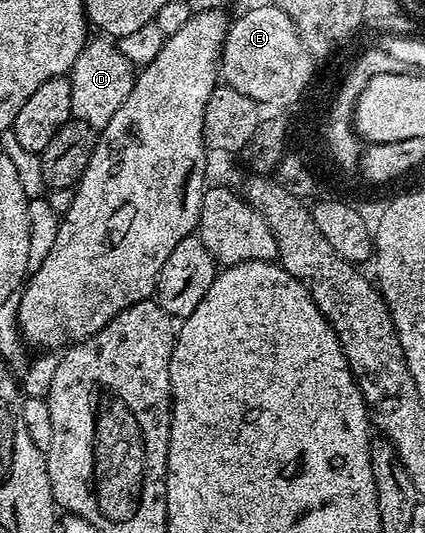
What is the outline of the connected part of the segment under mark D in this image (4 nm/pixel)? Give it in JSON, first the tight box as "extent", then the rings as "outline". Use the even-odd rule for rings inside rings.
{"extent":[68,37,136,128],"outline":[[[94,37],[87,41],[68,77],[72,88],[73,117],[89,126],[101,128],[112,120],[112,116],[116,116],[116,108],[128,100],[128,92],[132,92],[134,87],[136,66],[109,37]]]}

